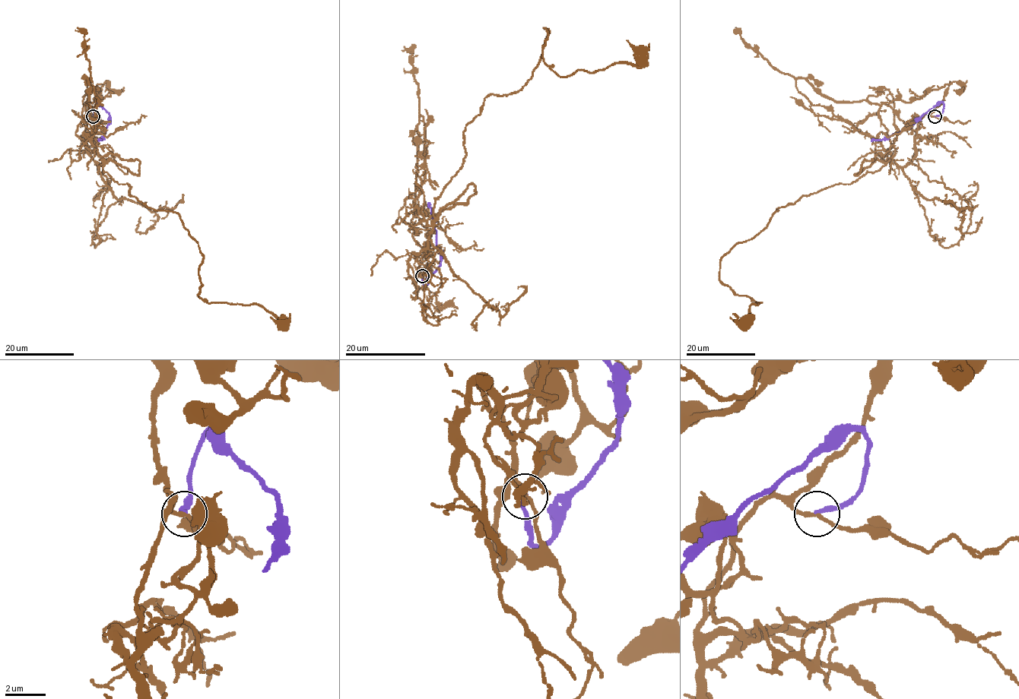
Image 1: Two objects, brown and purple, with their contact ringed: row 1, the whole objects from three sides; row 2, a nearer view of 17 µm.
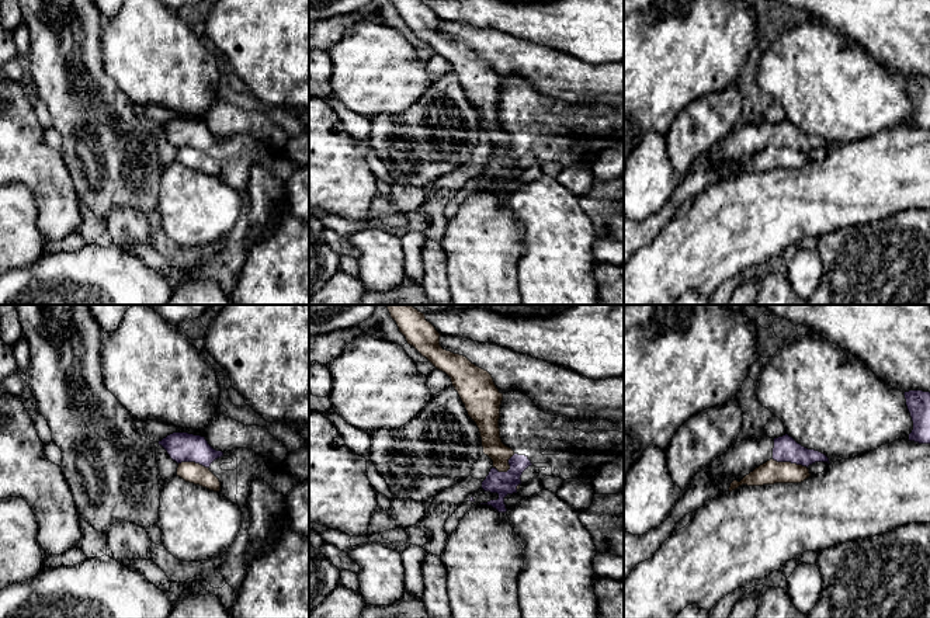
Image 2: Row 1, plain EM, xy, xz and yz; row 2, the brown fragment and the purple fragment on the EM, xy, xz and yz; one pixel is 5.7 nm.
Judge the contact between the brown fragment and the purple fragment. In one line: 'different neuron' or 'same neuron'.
different neuron

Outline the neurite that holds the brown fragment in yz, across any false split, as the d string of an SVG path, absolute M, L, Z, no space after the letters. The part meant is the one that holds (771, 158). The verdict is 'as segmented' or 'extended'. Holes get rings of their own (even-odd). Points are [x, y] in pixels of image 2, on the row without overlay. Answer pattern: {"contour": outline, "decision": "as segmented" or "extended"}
{"contour": "M770 145L746 160L740 167L733 166L731 169L729 177L738 174L742 170L763 171L774 169L801 169L809 162L811 159L806 152Z", "decision": "as segmented"}

